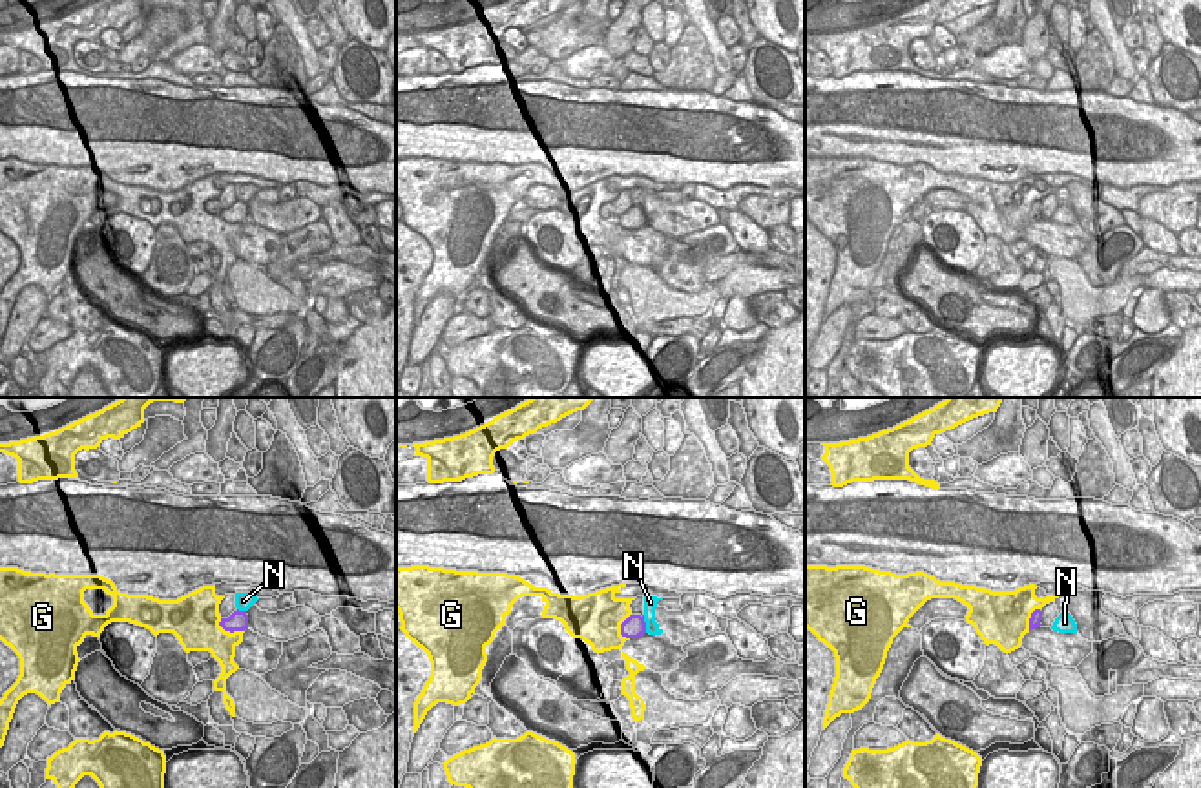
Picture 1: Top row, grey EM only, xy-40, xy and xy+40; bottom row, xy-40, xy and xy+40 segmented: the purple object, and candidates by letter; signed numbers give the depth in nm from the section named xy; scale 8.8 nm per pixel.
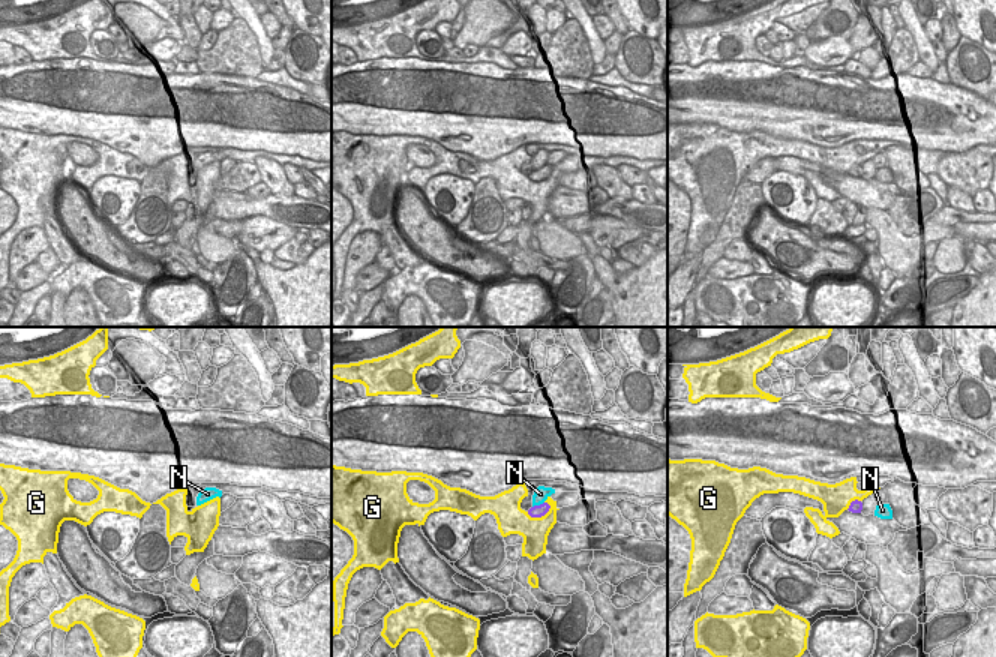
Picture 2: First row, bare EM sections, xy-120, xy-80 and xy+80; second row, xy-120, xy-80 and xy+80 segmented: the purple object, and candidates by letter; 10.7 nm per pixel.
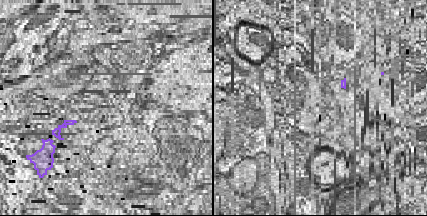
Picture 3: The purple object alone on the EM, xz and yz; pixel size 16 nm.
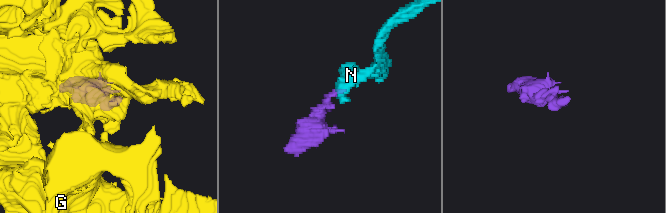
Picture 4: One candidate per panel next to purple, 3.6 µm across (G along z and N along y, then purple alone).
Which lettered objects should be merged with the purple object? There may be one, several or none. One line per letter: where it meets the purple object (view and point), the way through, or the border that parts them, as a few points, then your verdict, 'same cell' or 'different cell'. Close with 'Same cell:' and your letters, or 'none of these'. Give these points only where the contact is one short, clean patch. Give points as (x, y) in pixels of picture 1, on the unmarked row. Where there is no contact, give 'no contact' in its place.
G: meets purple in xy-40 at (230, 223); different cell
N: meets purple in xy at (645, 216); runs through xy (634, 217), (645, 216), (650, 194); same cell
Same cell: N

